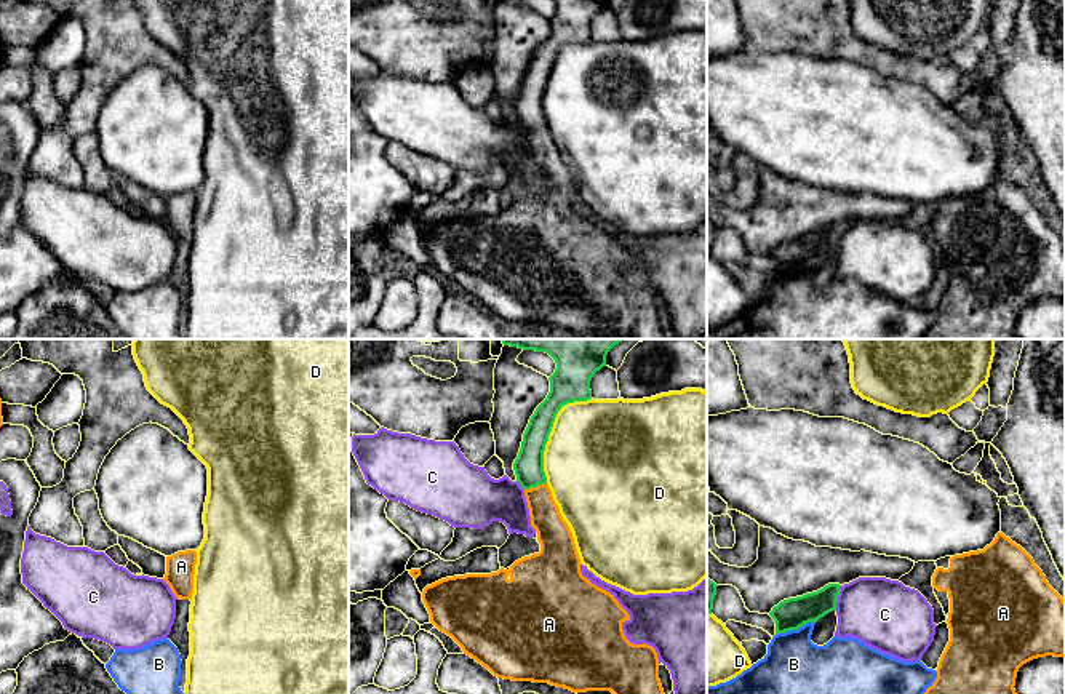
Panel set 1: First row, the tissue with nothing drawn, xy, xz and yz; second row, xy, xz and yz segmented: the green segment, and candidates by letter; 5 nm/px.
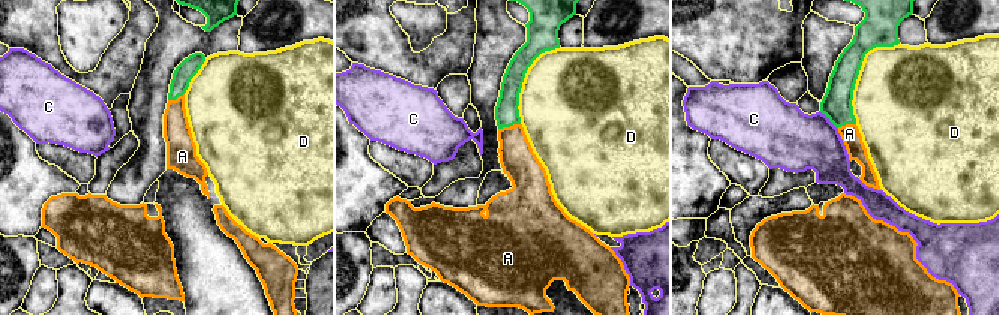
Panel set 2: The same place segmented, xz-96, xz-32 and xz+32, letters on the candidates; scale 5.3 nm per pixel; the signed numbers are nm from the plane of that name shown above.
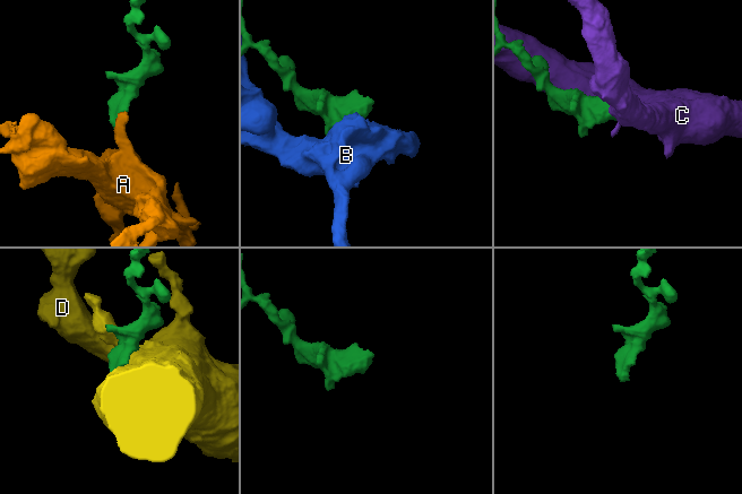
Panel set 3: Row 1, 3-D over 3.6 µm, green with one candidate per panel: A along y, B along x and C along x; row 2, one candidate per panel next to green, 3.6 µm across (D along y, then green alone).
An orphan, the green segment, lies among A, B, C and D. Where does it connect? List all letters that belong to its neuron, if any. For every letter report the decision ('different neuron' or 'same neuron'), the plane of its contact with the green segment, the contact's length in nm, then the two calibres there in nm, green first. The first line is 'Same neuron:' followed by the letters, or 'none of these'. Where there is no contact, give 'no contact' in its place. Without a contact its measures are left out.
Same neuron: A
A: same neuron; contact in xz; length 120 nm; calibres 150 and 160 nm
B: different neuron; contact in yz; length 220 nm; calibres 160 and 400 nm
C: different neuron; contact in yz; length 130 nm; calibres 160 and 360 nm
D: different neuron; contact in xz; length 500 nm; calibres 190 and 500 nm

